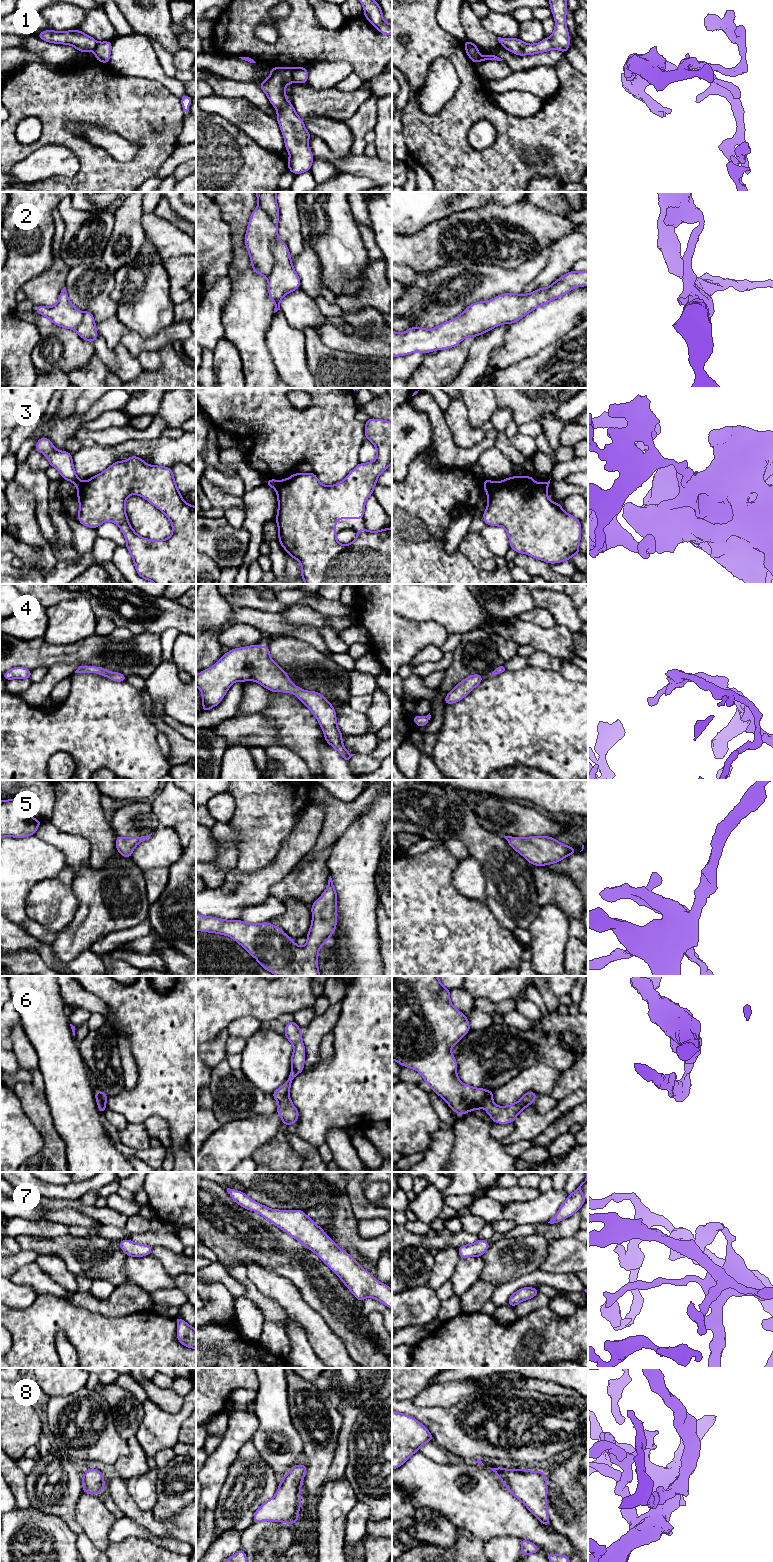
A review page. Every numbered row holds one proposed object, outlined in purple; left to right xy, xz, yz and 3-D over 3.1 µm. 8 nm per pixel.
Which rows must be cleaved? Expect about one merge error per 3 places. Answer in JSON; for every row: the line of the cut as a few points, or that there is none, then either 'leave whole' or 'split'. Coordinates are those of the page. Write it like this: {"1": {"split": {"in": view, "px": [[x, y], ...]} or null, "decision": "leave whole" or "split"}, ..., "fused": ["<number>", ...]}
{"1": {"split": {"in": "xz", "px": [[293, 68], [292, 81]]}, "decision": "split"}, "2": {"split": null, "decision": "leave whole"}, "3": {"split": {"in": "xz", "px": [[282, 480], [276, 490]]}, "decision": "split"}, "4": {"split": null, "decision": "leave whole"}, "5": {"split": null, "decision": "leave whole"}, "6": {"split": {"in": "xy", "px": [[99, 1091], [99, 1099], [105, 1109]]}, "decision": "split"}, "7": {"split": null, "decision": "leave whole"}, "8": {"split": null, "decision": "leave whole"}, "fused": ["1", "3", "6"]}

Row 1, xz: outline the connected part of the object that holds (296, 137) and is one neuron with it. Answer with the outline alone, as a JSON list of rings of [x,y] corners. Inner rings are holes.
[[[271,67],[269,77],[258,86],[265,92],[270,103],[277,111],[277,122],[284,137],[285,149],[289,152],[288,169],[295,175],[310,171],[314,156],[309,148],[308,140],[312,136],[305,128],[304,121],[296,113],[293,104],[286,98],[285,87],[293,83],[293,68]]]

